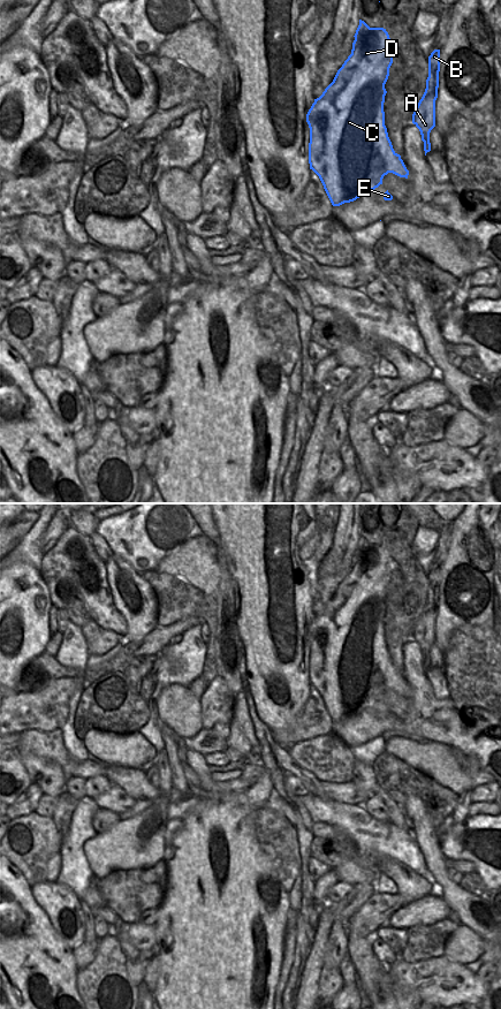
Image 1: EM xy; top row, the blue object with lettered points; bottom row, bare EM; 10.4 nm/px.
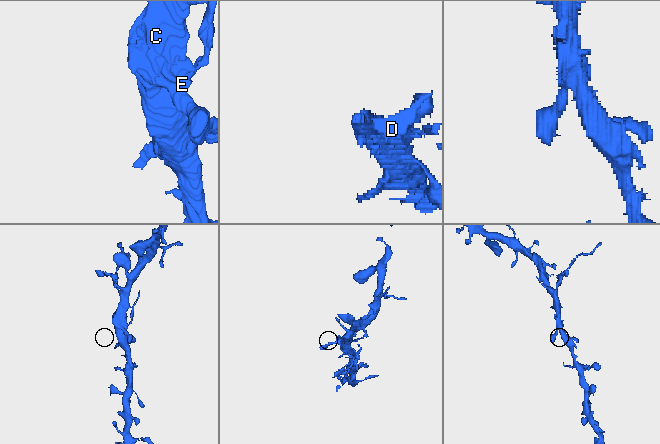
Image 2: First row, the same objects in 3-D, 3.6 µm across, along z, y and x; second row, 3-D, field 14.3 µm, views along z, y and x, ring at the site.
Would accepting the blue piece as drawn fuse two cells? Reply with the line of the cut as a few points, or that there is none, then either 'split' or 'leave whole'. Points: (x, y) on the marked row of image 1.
cut in xy along (429, 139), (424, 142); split

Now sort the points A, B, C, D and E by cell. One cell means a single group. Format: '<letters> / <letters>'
A B / C D E

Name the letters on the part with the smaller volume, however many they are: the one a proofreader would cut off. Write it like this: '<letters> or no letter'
A, B

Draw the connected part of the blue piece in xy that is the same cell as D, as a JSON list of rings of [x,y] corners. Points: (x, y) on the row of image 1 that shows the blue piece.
[[[359,20],[359,25],[354,37],[351,54],[337,70],[333,82],[325,89],[322,94],[314,99],[306,114],[306,122],[310,128],[310,169],[319,176],[333,206],[354,202],[363,194],[374,190],[382,184],[382,179],[388,173],[405,179],[409,175],[401,155],[393,149],[385,126],[384,103],[387,93],[385,84],[389,76],[396,46],[386,29],[370,28],[362,20]]]

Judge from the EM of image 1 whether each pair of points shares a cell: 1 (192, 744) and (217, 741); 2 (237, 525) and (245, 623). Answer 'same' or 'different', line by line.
1: same
2: same

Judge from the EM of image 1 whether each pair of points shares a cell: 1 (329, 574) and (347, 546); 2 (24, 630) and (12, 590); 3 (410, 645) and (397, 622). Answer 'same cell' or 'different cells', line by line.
1: different cells
2: same cell
3: different cells

